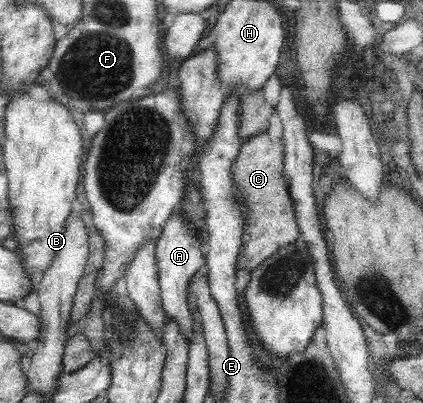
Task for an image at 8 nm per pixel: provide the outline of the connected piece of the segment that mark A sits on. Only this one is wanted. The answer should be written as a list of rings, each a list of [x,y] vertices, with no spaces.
[[[179,204],[173,208],[173,213],[165,221],[159,237],[154,242],[160,303],[162,304],[163,312],[168,318],[174,320],[174,323],[179,328],[179,333],[183,335],[185,341],[188,341],[189,337],[191,337],[194,327],[192,321],[194,318],[186,301],[186,290],[188,290],[190,278],[193,277],[195,272],[204,267],[205,262],[204,254],[202,253],[202,241],[199,240],[200,237],[195,235],[191,225],[183,219],[183,211],[181,211],[181,204]]]

